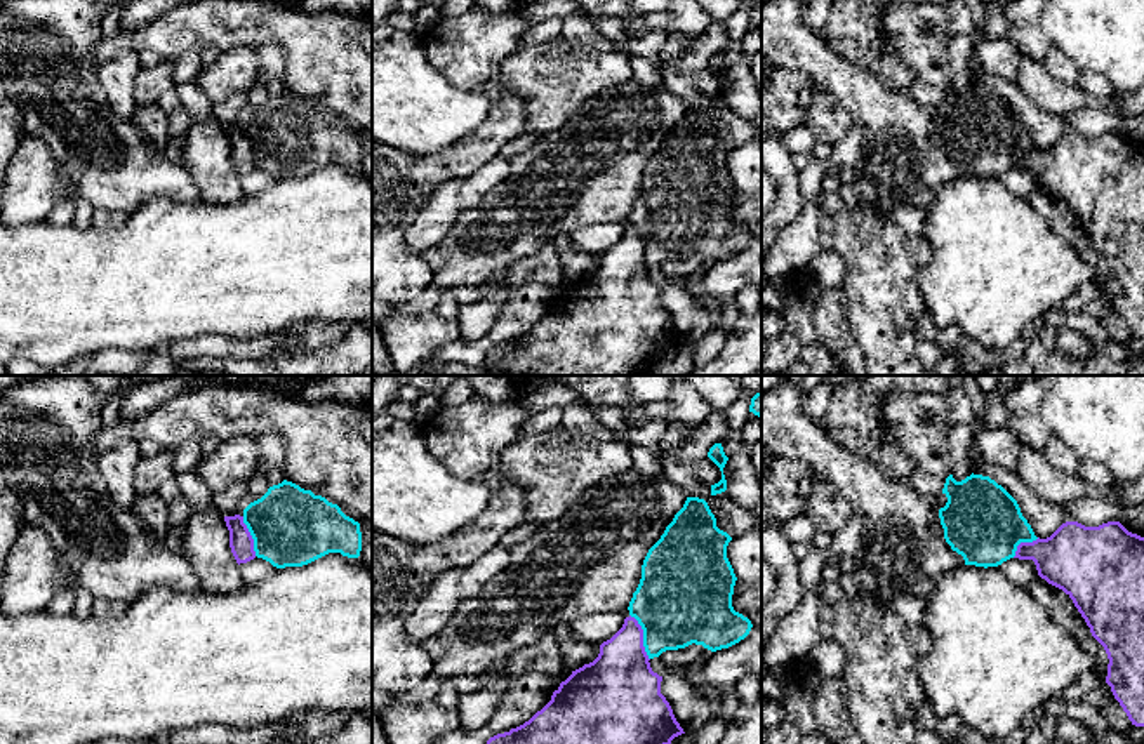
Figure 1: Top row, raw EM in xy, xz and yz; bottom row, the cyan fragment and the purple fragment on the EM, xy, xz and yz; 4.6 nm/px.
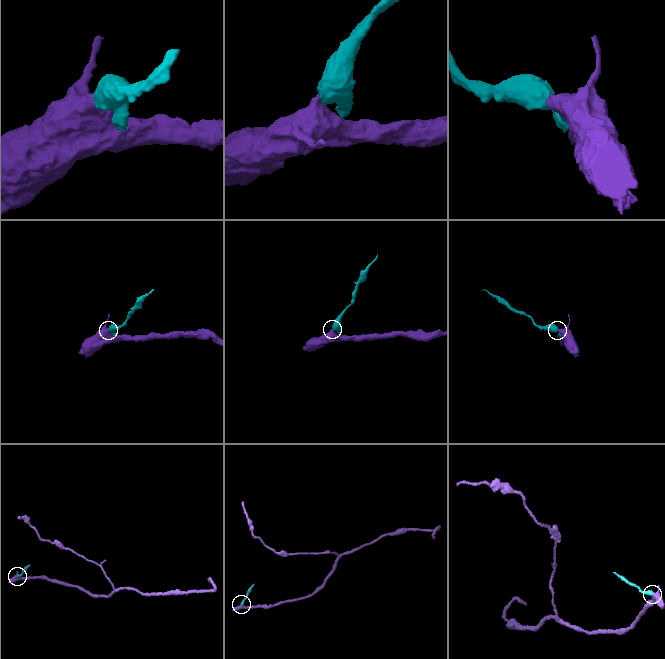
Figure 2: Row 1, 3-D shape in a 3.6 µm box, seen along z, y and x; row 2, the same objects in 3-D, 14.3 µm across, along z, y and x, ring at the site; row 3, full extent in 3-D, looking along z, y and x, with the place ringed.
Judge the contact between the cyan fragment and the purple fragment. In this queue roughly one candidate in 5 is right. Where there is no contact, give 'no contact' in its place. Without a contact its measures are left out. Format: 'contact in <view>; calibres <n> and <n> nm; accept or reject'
contact in xz; calibres 420 and 320 nm; reject

